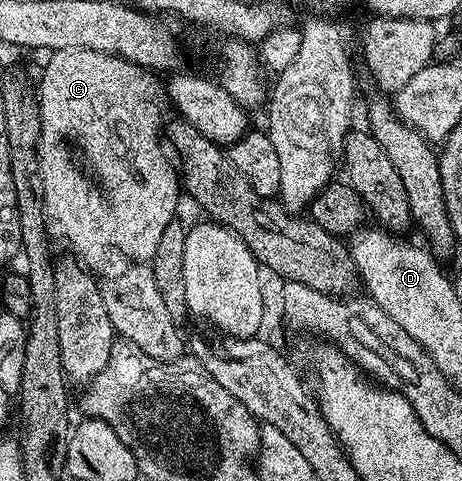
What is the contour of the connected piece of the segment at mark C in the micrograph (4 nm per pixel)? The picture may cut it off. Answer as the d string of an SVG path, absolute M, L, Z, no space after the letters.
M68 48L67 50L59 50L58 52L53 52L50 55L50 60L46 62L45 69L41 72L41 85L38 83L35 88L35 93L37 96L37 113L41 119L41 139L37 142L37 161L41 167L41 177L43 178L43 198L45 199L45 231L46 235L54 242L59 242L63 246L71 248L70 252L84 267L88 268L89 271L100 274L100 272L105 271L111 260L127 260L126 263L129 264L143 264L152 261L153 255L155 254L155 245L159 242L159 234L163 234L163 230L167 230L167 226L175 218L175 213L173 212L177 208L177 188L179 192L179 172L176 167L173 168L169 165L169 160L165 157L166 149L163 147L161 149L161 144L157 141L157 131L162 131L163 120L161 124L161 108L157 104L165 104L167 100L166 93L164 91L157 92L157 80L158 77L154 75L152 71L146 70L138 66L138 64L133 64L129 60L124 60L121 56L112 56L106 52L100 52L99 50L83 50L82 48Z

